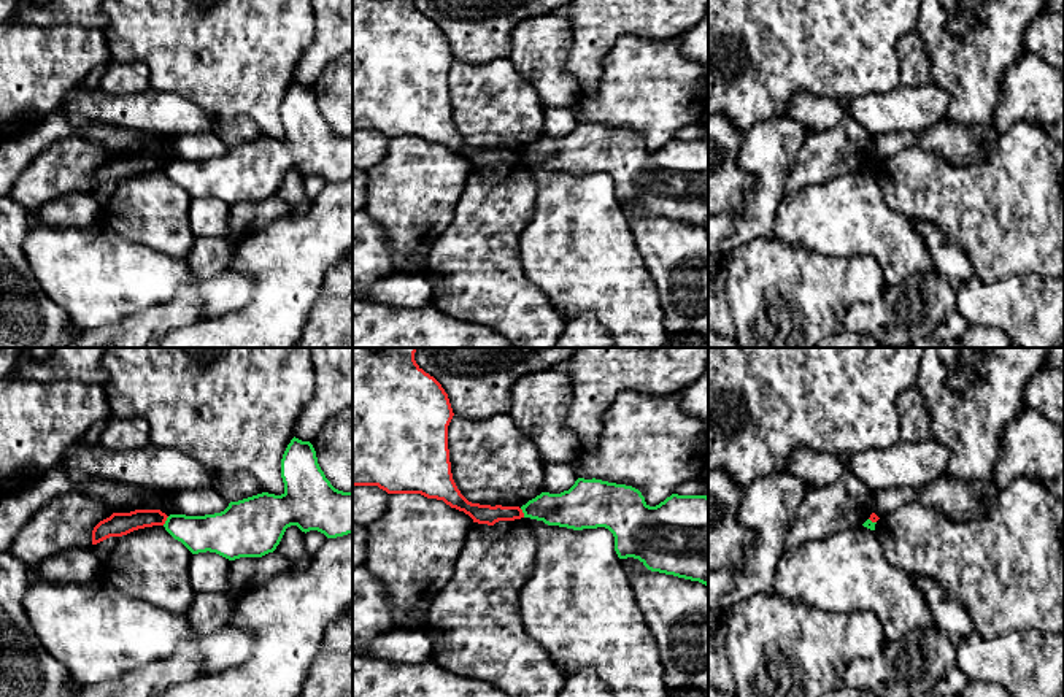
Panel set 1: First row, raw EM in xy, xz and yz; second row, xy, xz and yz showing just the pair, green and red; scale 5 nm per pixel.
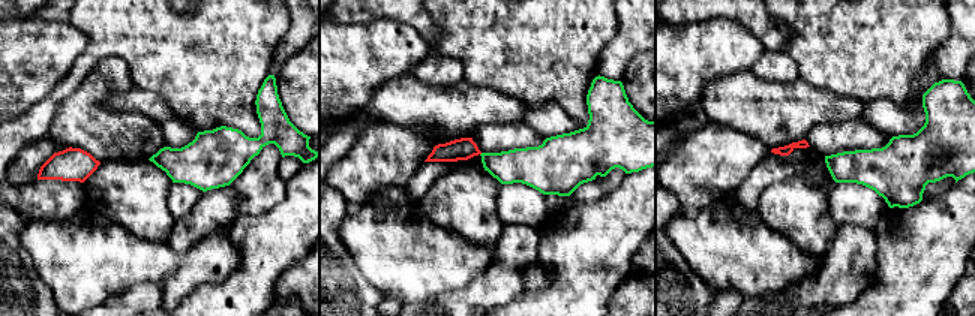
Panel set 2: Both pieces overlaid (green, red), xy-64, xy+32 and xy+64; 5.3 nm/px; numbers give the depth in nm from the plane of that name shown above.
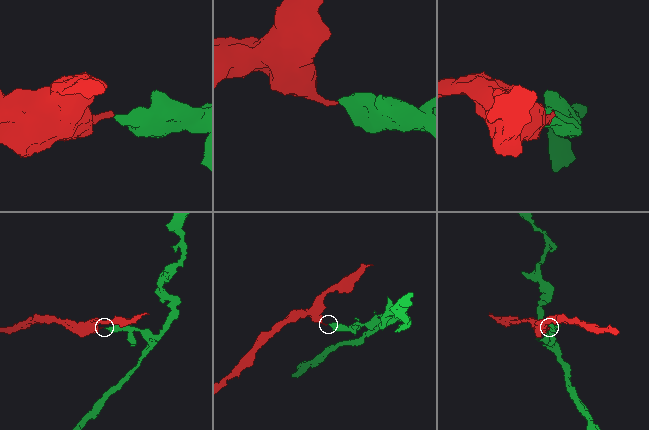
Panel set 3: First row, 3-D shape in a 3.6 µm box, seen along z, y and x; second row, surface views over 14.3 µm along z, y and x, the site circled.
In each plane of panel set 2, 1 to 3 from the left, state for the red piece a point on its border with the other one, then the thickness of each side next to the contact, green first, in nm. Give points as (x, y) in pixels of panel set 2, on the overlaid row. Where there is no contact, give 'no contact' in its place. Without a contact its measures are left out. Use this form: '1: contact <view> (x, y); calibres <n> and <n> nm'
1: no contact
2: no contact
3: no contact

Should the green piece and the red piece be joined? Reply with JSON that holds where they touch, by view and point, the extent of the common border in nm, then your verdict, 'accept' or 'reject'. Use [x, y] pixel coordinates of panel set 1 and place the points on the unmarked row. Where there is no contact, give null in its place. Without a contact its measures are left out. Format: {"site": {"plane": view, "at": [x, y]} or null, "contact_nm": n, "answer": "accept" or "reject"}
{"site": {"plane": "xy", "at": [165, 165]}, "contact_nm": 60, "answer": "reject"}

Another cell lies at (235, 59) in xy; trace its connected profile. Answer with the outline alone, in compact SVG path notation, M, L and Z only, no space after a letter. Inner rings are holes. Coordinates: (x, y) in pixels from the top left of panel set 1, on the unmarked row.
M103 0L110 60L95 67L79 89L98 89L110 64L141 62L151 73L151 87L176 94L199 105L214 122L251 117L268 138L284 138L281 103L294 83L299 59L316 33L311 0Z

